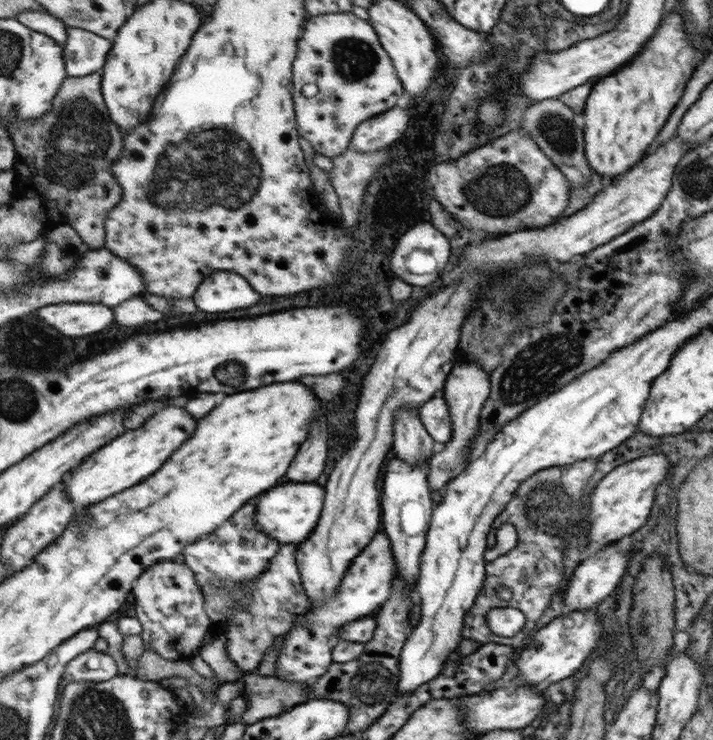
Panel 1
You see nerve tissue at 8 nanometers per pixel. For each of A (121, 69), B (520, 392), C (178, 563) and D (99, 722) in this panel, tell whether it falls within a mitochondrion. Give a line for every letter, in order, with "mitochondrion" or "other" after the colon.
A: other
B: mitochondrion
C: other
D: mitochondrion

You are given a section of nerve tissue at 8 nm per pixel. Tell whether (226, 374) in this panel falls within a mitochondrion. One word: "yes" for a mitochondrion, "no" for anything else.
yes

